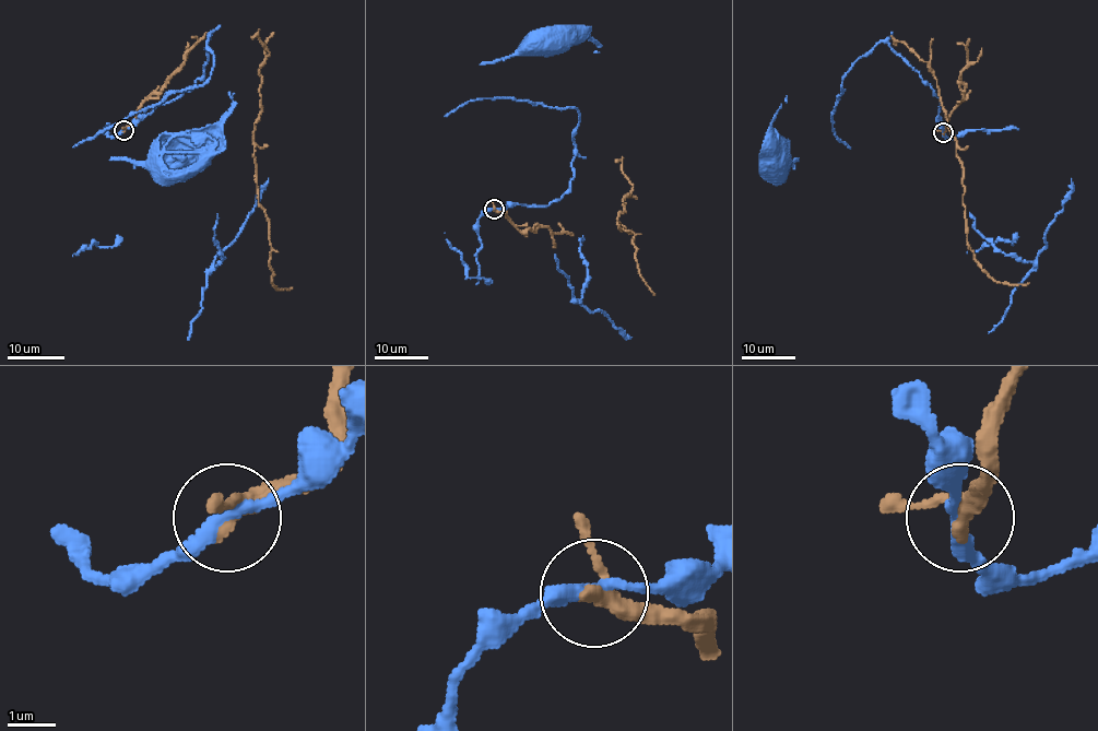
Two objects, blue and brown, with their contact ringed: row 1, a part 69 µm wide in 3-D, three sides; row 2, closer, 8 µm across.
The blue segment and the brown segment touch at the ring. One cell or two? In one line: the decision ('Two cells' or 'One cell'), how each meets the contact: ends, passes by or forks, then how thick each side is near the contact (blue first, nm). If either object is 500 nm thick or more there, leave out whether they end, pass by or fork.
Two cells. At the ring blue passes by. At the ring brown passes by. Thickness 280 nm (blue) against 320 nm

